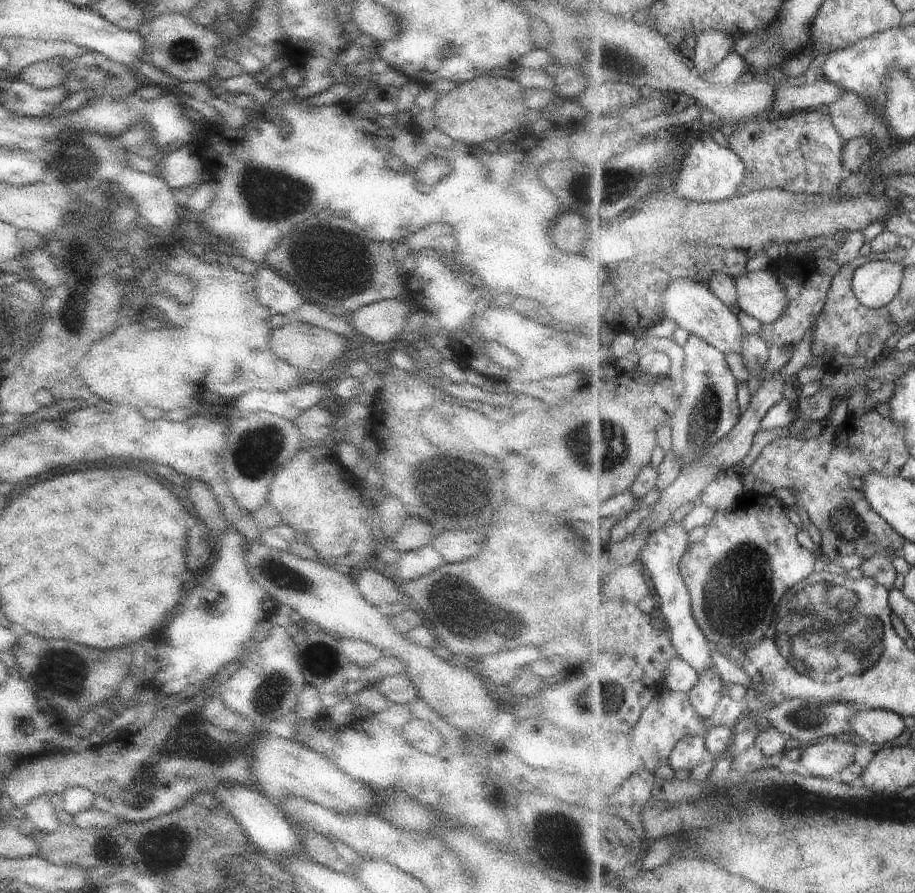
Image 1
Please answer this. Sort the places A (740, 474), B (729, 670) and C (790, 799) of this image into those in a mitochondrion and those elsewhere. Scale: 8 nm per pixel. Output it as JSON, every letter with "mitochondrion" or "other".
{"A":"other","B":"other","C":"mitochondrion"}

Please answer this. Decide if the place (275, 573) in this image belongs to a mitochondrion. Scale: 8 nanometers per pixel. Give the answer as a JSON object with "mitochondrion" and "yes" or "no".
{"mitochondrion":"yes"}

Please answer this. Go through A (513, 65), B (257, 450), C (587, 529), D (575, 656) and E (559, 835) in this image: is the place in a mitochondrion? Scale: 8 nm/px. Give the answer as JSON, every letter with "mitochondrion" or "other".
{"A":"other","B":"mitochondrion","C":"other","D":"other","E":"mitochondrion"}

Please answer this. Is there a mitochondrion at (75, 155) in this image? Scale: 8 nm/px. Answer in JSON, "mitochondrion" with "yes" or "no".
{"mitochondrion":"yes"}

